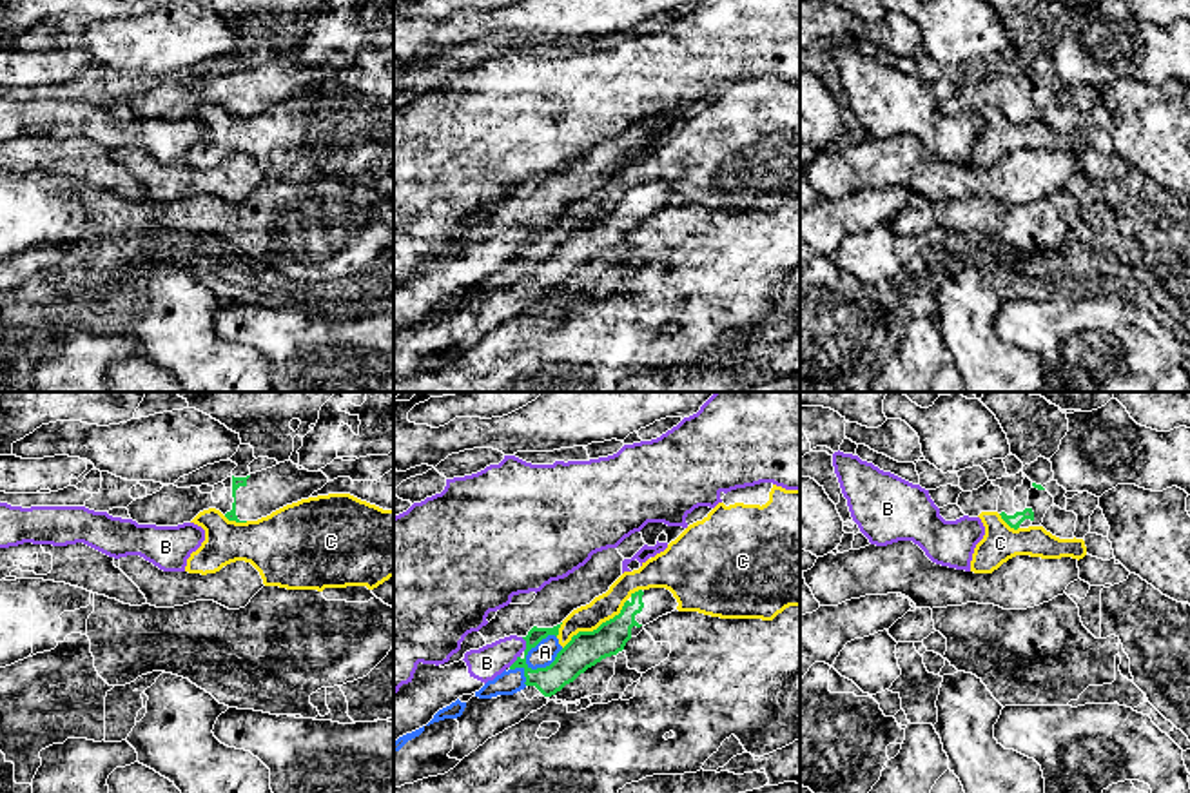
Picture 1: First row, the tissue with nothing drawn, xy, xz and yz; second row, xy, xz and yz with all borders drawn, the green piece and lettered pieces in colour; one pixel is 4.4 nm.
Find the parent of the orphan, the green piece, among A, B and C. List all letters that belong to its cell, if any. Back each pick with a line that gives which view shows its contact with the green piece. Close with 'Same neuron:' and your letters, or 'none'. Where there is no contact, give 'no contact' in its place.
Same neuron: none

